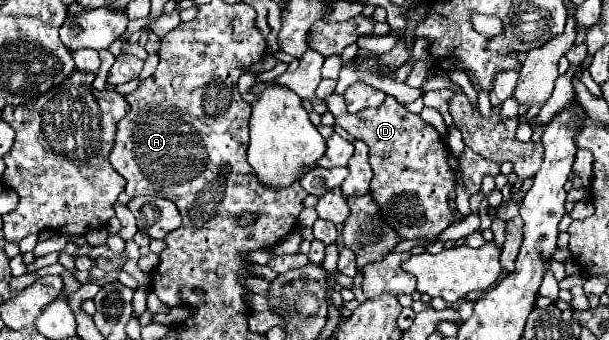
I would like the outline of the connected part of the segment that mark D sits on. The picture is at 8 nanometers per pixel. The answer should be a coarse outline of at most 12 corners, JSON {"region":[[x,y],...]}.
{"region":[[390,95],[356,115],[324,103],[368,145],[370,191],[402,239],[456,221],[436,129]]}

